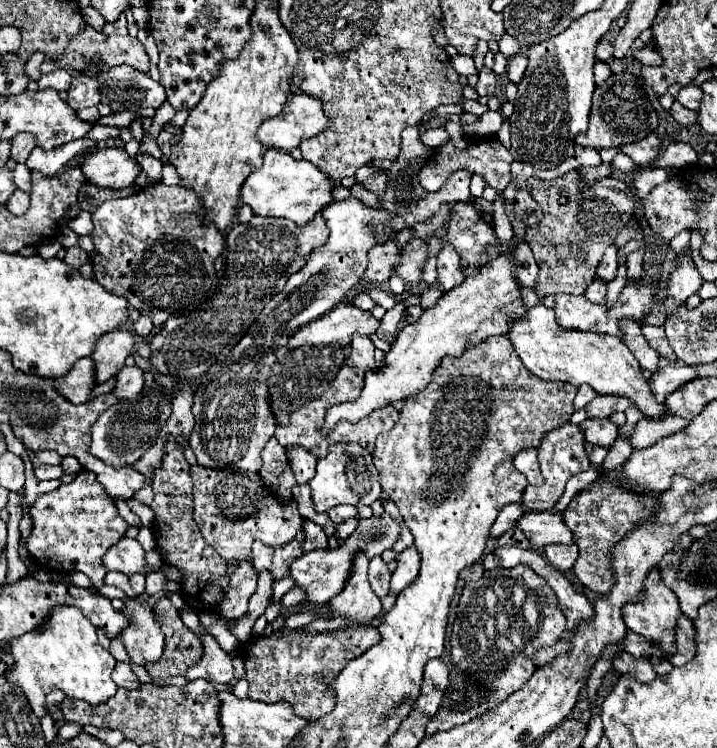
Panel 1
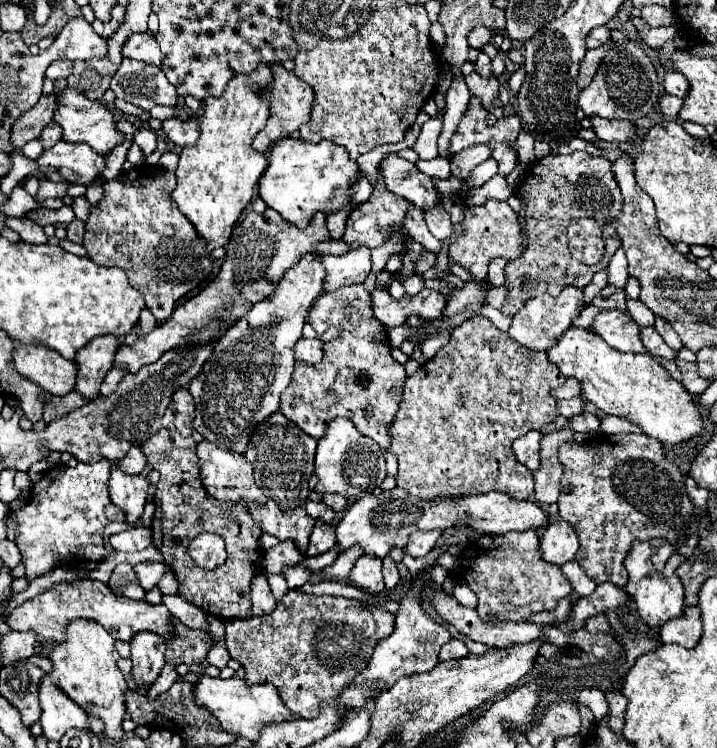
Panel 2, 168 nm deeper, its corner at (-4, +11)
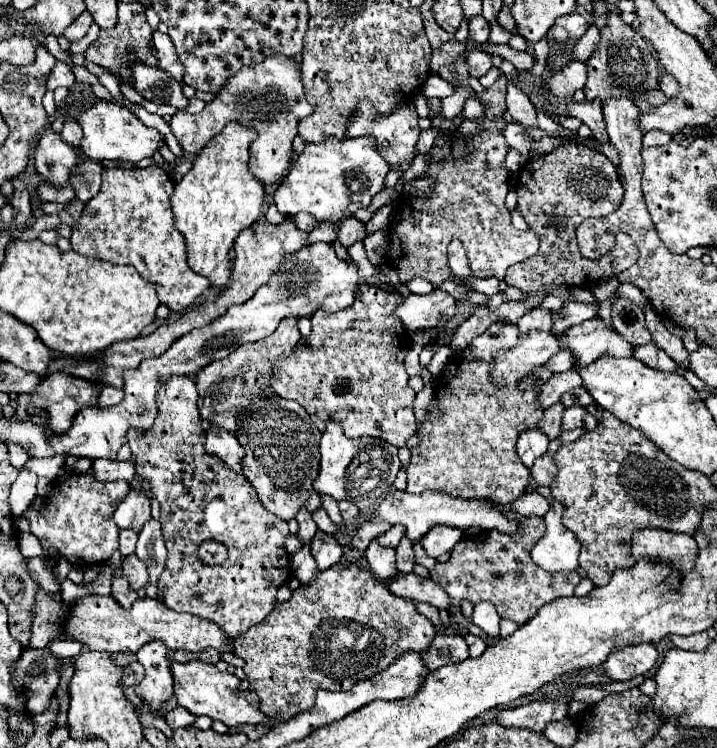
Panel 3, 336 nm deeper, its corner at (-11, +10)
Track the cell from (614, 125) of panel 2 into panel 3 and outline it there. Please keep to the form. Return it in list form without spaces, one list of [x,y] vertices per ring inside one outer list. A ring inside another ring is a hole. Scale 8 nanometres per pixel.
[[[584,99],[582,103],[570,101],[566,105],[568,115],[580,119],[584,125],[588,125],[592,129],[592,137],[598,143],[606,143],[606,125],[604,125],[604,117],[602,117],[602,101],[588,101]]]

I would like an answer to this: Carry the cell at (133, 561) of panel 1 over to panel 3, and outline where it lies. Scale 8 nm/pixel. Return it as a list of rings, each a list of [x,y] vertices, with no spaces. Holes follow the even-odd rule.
[[[122,529],[122,531],[120,531],[120,553],[122,553],[122,555],[134,553],[136,541],[138,541],[138,535],[136,535],[132,529]]]

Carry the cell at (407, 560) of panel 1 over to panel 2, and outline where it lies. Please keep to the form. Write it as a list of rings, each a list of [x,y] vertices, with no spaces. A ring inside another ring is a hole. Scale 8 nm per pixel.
[[[433,530],[433,532],[413,532],[409,536],[409,544],[407,544],[407,552],[413,558],[423,558],[437,542],[437,538],[441,536],[441,530]]]

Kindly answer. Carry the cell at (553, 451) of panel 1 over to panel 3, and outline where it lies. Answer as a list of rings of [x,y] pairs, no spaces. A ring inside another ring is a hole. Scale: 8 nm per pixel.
[[[542,455],[532,467],[532,479],[536,481],[536,485],[550,485],[552,479],[556,477],[556,463],[552,457],[548,455]]]

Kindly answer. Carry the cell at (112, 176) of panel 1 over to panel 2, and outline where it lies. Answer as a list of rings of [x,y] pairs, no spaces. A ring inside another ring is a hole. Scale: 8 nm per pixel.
[[[57,142],[53,148],[43,150],[37,162],[41,176],[53,182],[67,180],[71,184],[89,186],[105,170],[107,156],[93,152],[93,148],[89,148],[87,144]]]

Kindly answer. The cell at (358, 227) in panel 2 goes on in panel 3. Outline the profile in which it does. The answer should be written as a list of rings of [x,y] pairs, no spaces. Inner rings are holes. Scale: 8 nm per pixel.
[[[350,217],[348,221],[340,221],[338,225],[338,237],[336,241],[342,243],[342,247],[352,247],[358,239],[364,239],[368,233],[366,233],[366,227],[356,219],[356,217]]]

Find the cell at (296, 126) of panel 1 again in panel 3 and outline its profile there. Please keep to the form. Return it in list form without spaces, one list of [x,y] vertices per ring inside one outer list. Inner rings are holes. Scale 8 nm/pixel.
[[[278,53],[266,57],[262,63],[240,69],[236,75],[228,77],[224,89],[206,103],[202,113],[190,115],[186,111],[178,111],[172,117],[172,131],[180,141],[184,153],[198,155],[204,145],[218,135],[226,123],[236,121],[240,125],[248,125],[256,129],[258,137],[250,143],[250,173],[264,185],[272,185],[286,175],[286,169],[292,163],[294,151],[292,141],[296,137],[298,121],[312,113],[312,105],[306,101],[304,83],[300,75],[300,65]]]

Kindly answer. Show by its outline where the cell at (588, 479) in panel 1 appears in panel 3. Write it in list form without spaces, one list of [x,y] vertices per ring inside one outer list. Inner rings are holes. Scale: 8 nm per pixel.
[[[538,486],[536,491],[550,501],[550,511],[544,515],[544,537],[540,537],[540,541],[532,547],[530,557],[538,567],[550,573],[564,569],[572,571],[578,567],[580,543],[576,535],[562,525],[564,507],[556,499],[552,499],[549,487]]]

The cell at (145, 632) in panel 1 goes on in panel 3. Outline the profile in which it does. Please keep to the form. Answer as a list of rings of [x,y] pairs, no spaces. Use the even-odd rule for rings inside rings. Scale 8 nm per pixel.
[[[160,641],[144,645],[136,653],[144,667],[144,679],[136,685],[136,695],[148,705],[148,711],[158,717],[162,705],[172,697],[172,671],[168,661],[168,649]]]

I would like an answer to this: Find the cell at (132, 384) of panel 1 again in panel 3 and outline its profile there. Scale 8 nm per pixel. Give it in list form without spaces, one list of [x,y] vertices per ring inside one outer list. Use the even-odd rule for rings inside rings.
[[[104,387],[104,389],[100,391],[100,397],[98,397],[98,407],[110,407],[112,403],[116,405],[122,397],[124,397],[124,391],[122,391],[122,389]]]

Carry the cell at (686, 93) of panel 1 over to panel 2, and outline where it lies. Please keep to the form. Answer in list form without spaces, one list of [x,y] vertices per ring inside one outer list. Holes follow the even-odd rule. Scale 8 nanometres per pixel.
[[[669,72],[669,74],[665,74],[663,86],[665,86],[665,92],[667,92],[667,94],[679,96],[679,98],[685,98],[687,92],[689,92],[689,80],[685,80],[685,76],[681,76],[679,72]]]

